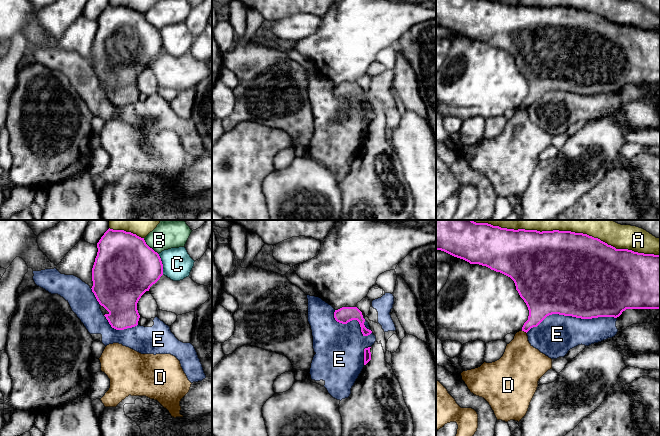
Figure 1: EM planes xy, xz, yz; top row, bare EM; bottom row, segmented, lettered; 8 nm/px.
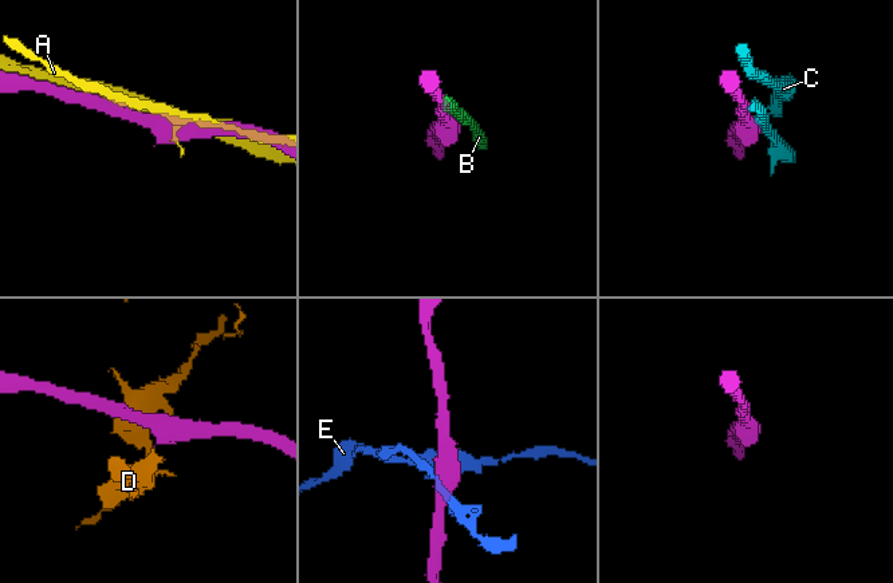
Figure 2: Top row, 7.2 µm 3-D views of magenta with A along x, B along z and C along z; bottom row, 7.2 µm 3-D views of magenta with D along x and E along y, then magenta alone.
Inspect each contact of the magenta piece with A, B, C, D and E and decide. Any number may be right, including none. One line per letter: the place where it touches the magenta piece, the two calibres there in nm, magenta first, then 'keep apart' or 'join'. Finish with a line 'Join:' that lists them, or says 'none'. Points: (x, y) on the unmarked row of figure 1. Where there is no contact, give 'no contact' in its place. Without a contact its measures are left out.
A: meets magenta in yz at (574, 8); 500 nm thick on the magenta side, 140 nm on the other; keep apart
B: meets magenta in xy at (149, 23); 500 nm thick on the magenta side, 200 nm on the other; keep apart
C: meets magenta in xy at (162, 40); 440 nm thick on the magenta side, 240 nm on the other; keep apart
D: meets magenta in yz at (524, 107); 200 nm thick on the magenta side, 320 nm on the other; keep apart
E: meets magenta in yz at (571, 91); 500 nm thick on the magenta side, 320 nm on the other; keep apart
Join: none

